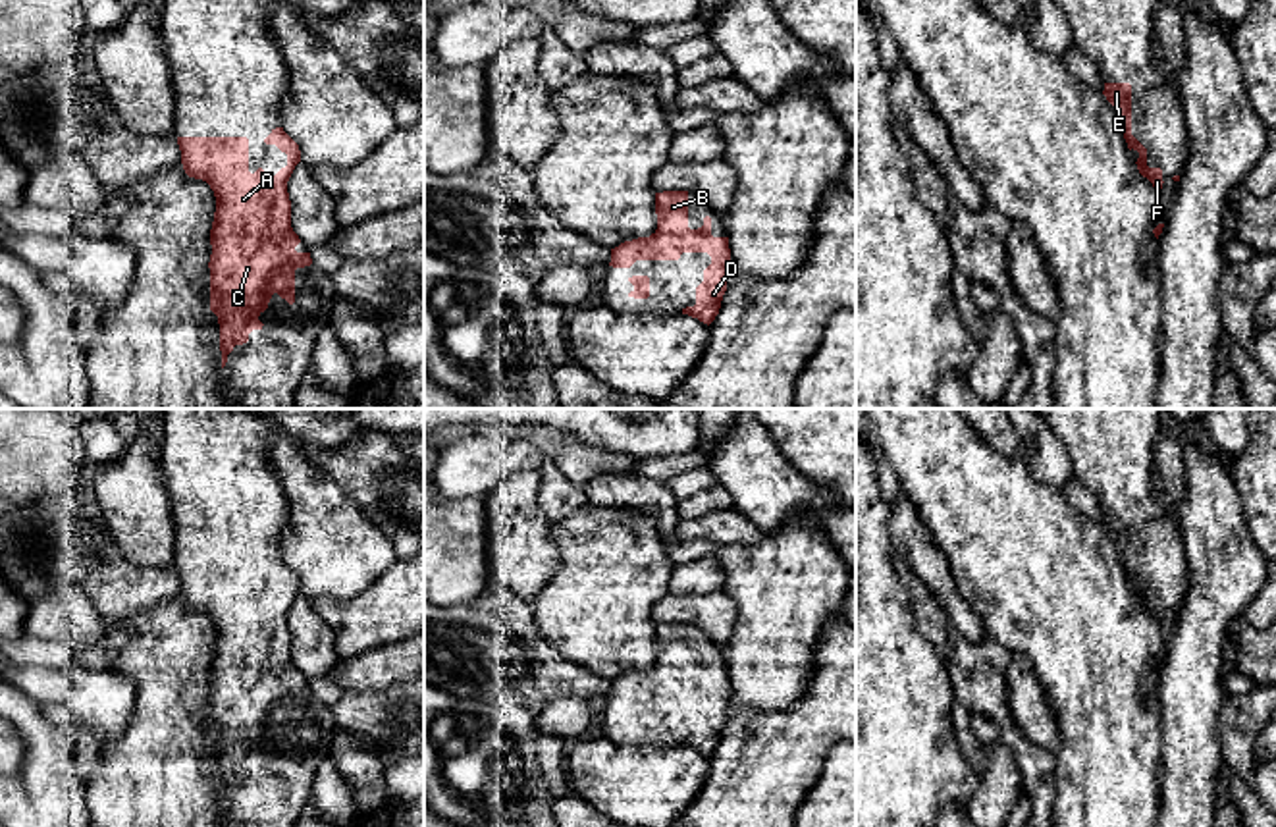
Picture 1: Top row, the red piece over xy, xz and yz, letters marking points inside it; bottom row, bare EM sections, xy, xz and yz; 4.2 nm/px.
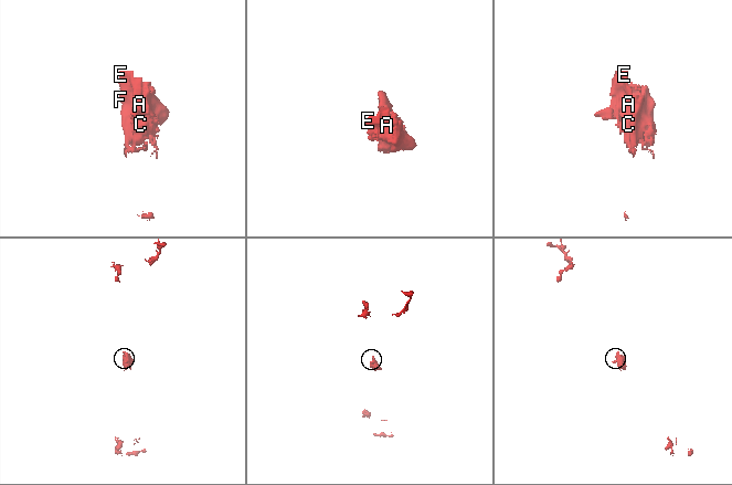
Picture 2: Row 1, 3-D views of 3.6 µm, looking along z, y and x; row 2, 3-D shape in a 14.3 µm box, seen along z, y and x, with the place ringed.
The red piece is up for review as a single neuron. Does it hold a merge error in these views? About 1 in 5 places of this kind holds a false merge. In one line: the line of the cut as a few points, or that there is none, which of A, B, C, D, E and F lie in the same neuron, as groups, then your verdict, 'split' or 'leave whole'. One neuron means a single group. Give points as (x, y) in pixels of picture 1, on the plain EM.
no cut | A B C D E F | leave whole

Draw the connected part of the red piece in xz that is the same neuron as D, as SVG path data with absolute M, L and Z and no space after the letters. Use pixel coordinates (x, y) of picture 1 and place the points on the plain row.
M688 623L655 625L657 661L650 669L625 673L611 680L613 700L630 700L636 692L678 692L682 684L707 684L711 696L696 719L696 736L682 746L711 756L727 723L731 680L729 669L711 667L711 650L698 661L688 659Z

